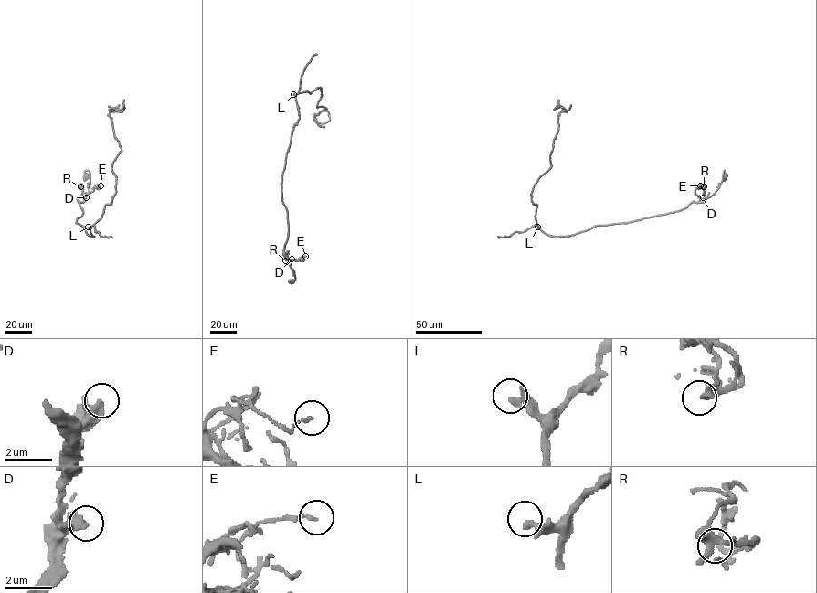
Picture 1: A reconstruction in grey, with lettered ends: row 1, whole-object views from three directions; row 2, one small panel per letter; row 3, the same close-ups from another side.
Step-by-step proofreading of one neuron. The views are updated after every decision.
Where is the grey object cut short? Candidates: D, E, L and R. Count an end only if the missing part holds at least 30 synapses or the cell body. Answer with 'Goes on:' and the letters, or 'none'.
Goes on: none

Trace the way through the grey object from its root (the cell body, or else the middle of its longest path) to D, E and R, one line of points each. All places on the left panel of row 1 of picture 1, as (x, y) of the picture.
D: (86, 176), (85, 171), (88, 170), (90, 184), (86, 197)
E: (86, 176), (85, 171), (88, 170), (90, 184), (84, 198), (95, 185), (100, 185)
R: (86, 176), (85, 171), (88, 170), (89, 192), (82, 202), (78, 200), (82, 192), (80, 186)

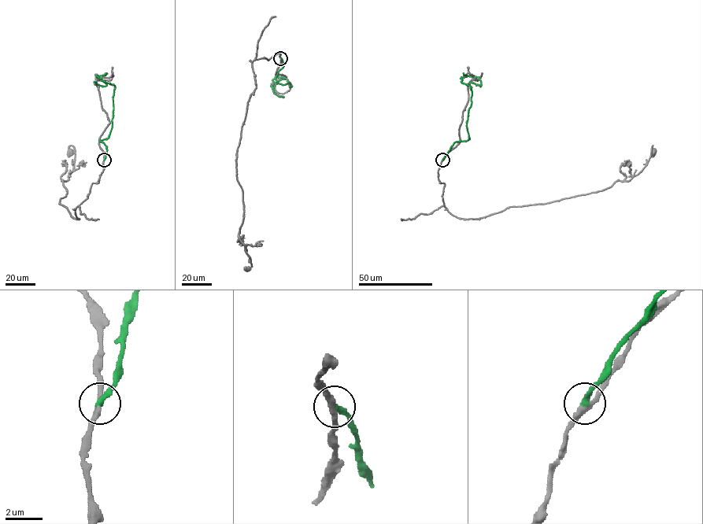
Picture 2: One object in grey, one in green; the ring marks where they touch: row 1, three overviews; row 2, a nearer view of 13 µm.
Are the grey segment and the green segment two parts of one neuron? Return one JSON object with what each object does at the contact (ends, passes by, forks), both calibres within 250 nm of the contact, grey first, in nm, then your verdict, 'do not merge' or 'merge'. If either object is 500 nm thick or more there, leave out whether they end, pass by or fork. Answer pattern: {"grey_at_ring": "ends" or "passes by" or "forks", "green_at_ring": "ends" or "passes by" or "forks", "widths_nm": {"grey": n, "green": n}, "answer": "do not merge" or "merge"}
{"grey_at_ring": "passes by", "green_at_ring": "ends", "widths_nm": {"grey": 280, "green": 320}, "answer": "do not merge"}

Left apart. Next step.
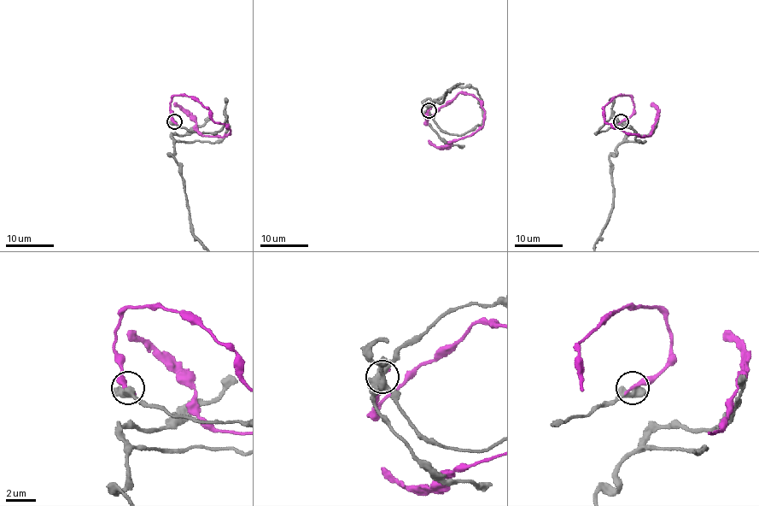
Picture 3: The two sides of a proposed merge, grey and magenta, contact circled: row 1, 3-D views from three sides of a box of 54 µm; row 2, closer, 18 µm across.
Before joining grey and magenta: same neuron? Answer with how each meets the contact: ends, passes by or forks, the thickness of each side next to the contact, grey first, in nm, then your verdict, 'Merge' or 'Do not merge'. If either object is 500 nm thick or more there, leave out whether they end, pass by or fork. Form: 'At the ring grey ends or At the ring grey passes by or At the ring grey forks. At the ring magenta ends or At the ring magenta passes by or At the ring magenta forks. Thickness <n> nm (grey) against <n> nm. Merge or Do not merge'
Thickness 650 nm (grey) against 340 nm. Do not merge

